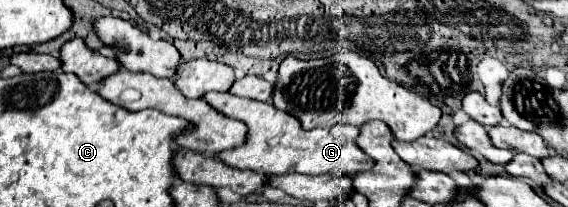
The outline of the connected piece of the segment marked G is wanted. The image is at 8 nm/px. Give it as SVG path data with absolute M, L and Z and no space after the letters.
M205 93L203 99L223 113L225 117L239 119L247 125L247 139L243 145L217 153L217 159L235 169L251 169L261 175L285 175L285 173L307 173L307 175L353 175L373 167L373 161L355 145L357 127L337 123L333 127L317 127L305 131L301 123L285 113L277 111L271 103L235 97L231 93Z

